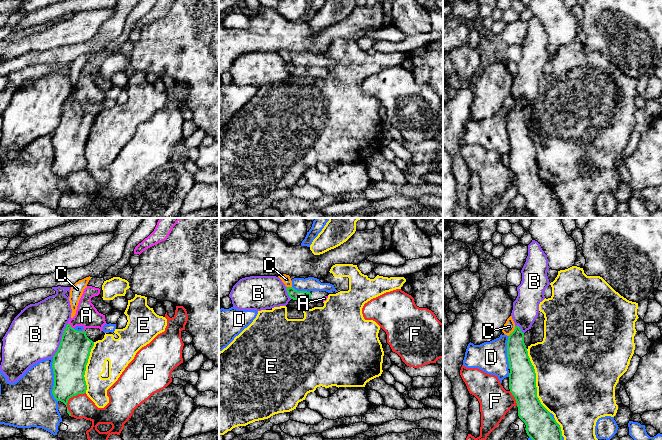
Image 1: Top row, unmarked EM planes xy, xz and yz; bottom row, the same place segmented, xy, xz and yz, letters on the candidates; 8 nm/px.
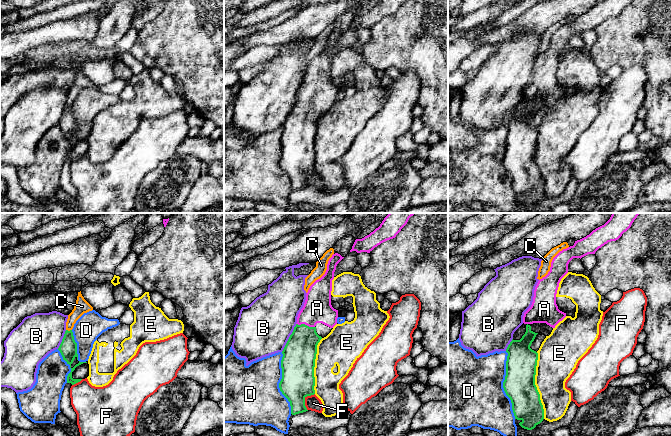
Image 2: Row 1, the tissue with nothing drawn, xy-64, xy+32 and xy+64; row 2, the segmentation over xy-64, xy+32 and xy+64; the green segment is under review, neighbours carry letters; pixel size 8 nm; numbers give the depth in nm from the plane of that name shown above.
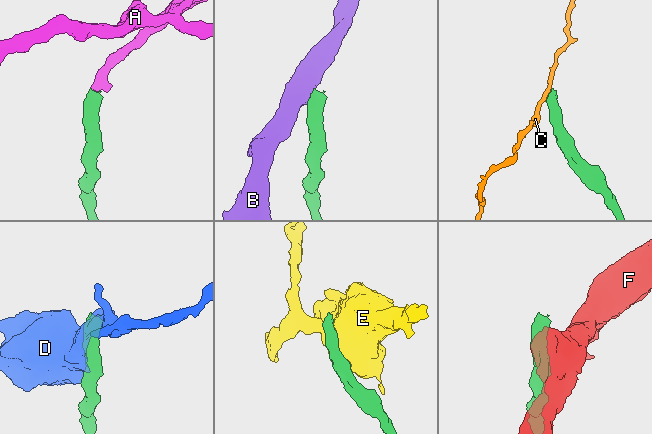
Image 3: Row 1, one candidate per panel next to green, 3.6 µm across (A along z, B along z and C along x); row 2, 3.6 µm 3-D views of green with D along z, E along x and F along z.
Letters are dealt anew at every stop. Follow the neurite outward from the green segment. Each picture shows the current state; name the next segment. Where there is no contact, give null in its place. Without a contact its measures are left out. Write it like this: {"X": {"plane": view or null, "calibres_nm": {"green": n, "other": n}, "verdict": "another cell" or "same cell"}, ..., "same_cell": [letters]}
{"A": {"plane": "xy", "calibres_nm": {"green": 260, "other": 180}, "verdict": "same cell"}, "B": {"plane": "xy", "calibres_nm": {"green": 280, "other": 420}, "verdict": "another cell"}, "C": {"plane": "yz", "calibres_nm": {"green": 170, "other": 90}, "verdict": "another cell"}, "D": {"plane": "xy", "calibres_nm": {"green": 280, "other": 360}, "verdict": "another cell"}, "E": {"plane": "yz", "calibres_nm": {"green": 220, "other": 500}, "verdict": "another cell"}, "F": {"plane": "xy", "calibres_nm": {"green": 260, "other": 190}, "verdict": "another cell"}, "same_cell": ["A"]}

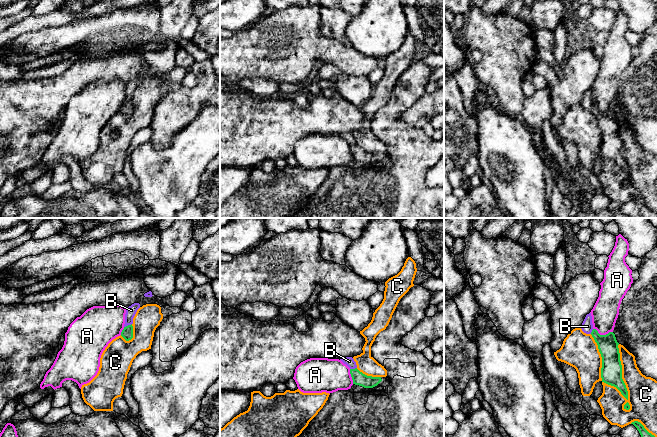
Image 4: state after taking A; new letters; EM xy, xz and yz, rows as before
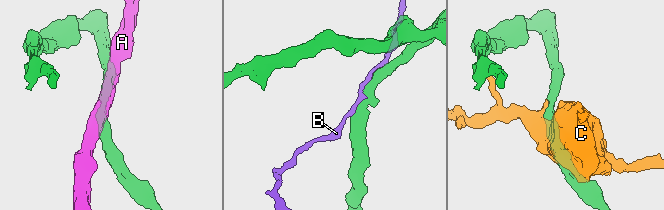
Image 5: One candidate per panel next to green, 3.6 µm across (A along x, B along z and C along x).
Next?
{"A": {"plane": "yz", "calibres_nm": {"green": 160, "other": 220}, "verdict": "another cell"}, "B": {"plane": "xy", "calibres_nm": {"green": 100, "other": 80}, "verdict": "another cell"}, "C": {"plane": "yz", "calibres_nm": {"green": 180, "other": 200}, "verdict": "another cell"}, "same_cell": []}

